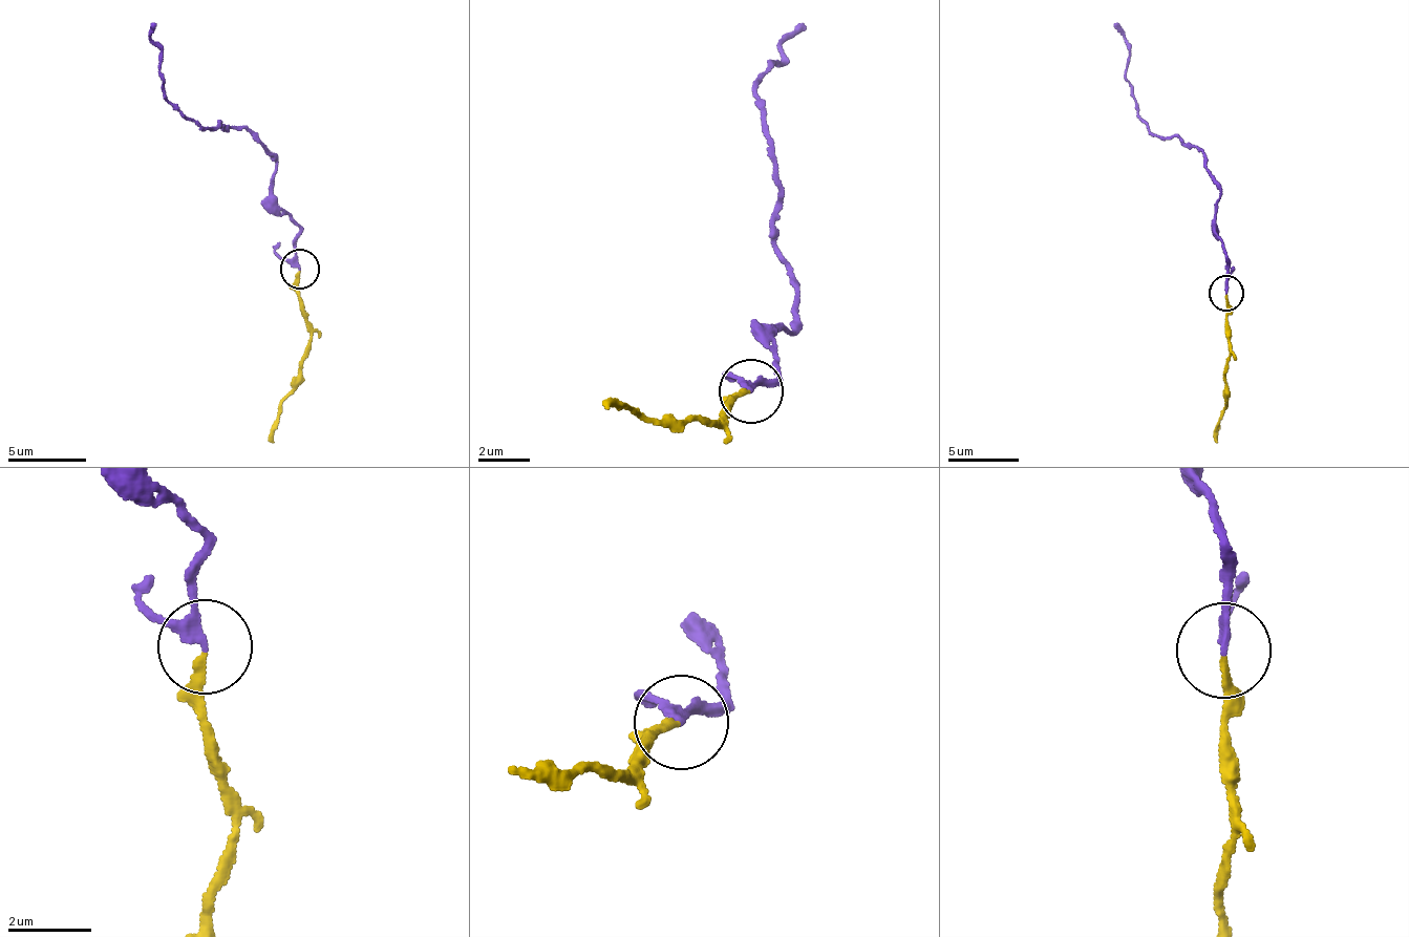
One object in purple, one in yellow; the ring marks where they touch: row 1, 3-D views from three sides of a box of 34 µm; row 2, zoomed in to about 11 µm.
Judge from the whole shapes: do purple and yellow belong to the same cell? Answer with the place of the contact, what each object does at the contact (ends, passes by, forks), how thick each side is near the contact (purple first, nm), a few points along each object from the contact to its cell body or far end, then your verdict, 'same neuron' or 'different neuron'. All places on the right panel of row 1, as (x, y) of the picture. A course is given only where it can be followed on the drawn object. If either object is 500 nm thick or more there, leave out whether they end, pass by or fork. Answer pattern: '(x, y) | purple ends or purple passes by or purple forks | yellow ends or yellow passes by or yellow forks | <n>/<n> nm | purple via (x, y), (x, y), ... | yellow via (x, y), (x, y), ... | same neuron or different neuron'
(1226, 293) | purple passes by | yellow ends | 170/160 nm | purple via (1226, 294), (1226, 252), (1214, 219), (1220, 189), (1201, 152), (1149, 133), (1126, 78), (1131, 46), (1113, 24) | yellow via (1226, 294), (1230, 361), (1219, 441) | different neuron

